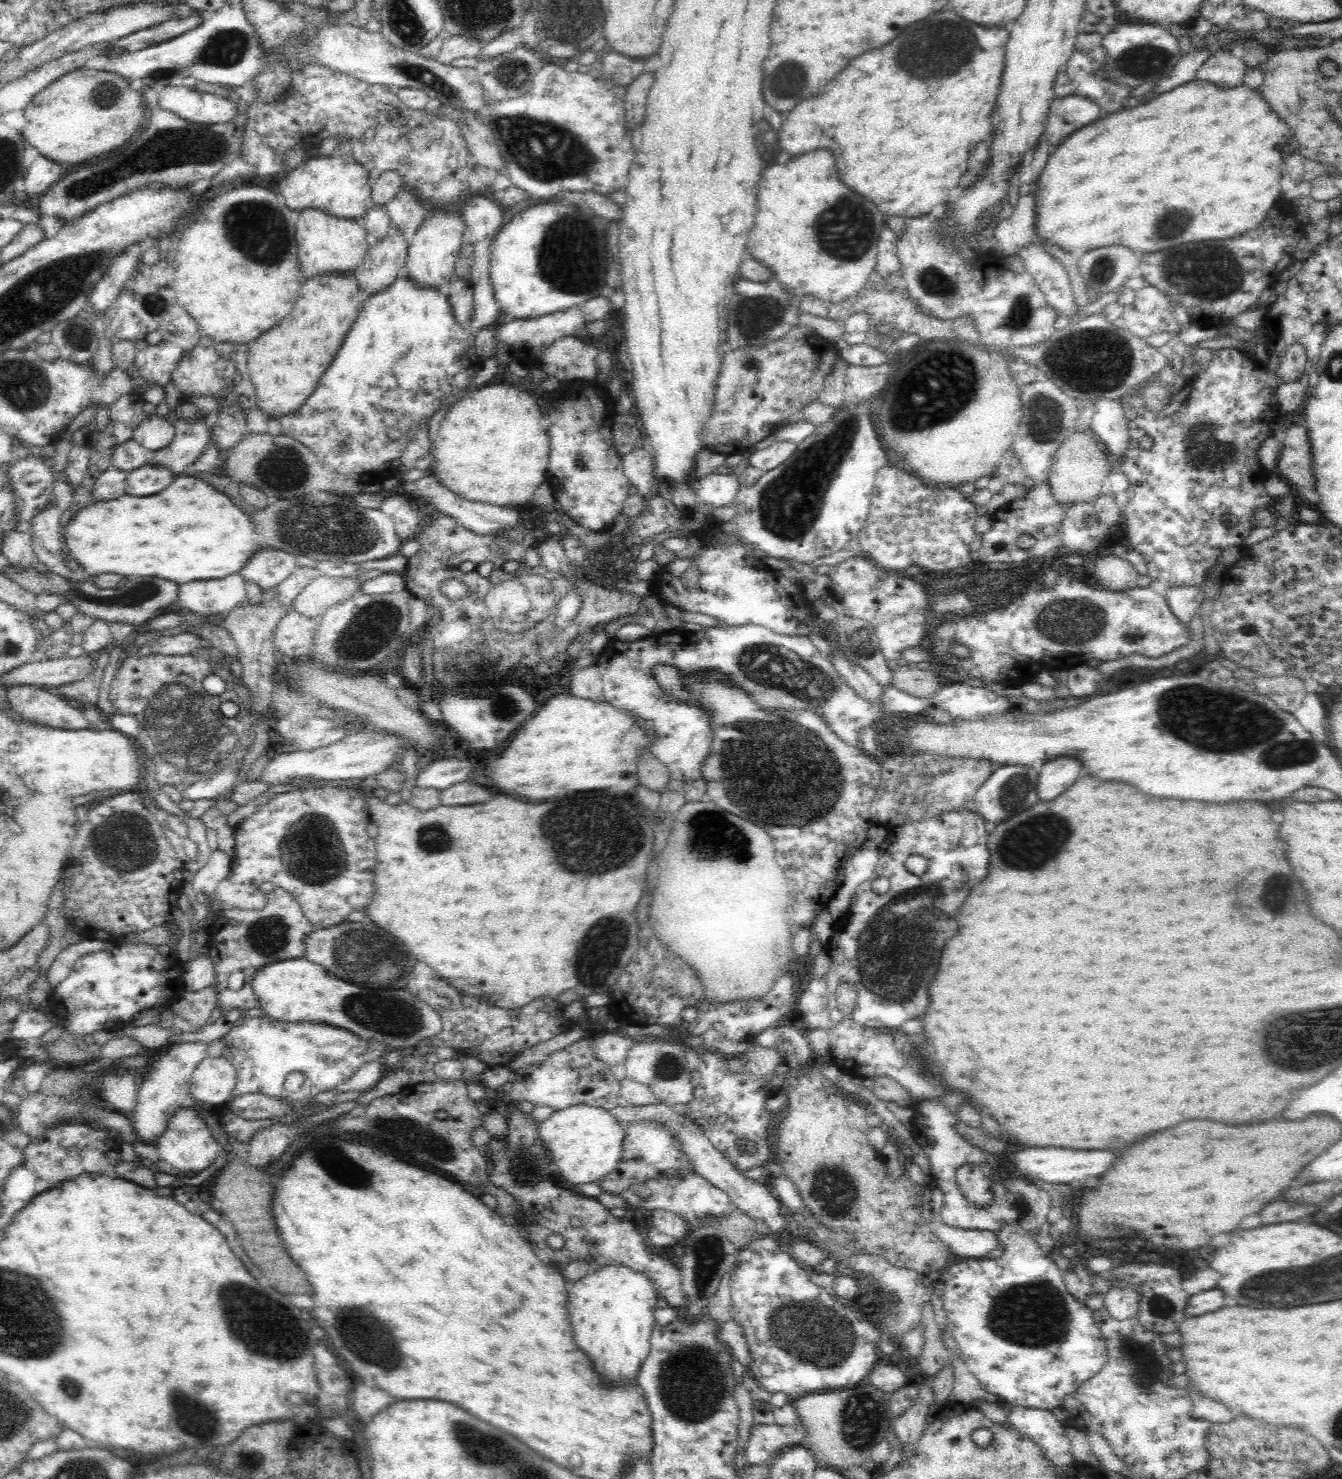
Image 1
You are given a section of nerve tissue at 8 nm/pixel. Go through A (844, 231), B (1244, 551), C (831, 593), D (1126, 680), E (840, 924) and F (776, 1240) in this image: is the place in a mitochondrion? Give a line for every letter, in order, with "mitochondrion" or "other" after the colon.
A: mitochondrion
B: other
C: other
D: other
E: other
F: other

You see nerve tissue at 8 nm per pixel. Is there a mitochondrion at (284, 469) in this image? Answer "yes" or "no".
yes

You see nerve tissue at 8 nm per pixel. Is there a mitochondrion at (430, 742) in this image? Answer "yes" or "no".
no

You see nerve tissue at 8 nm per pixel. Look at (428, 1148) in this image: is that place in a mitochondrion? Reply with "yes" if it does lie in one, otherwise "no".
yes

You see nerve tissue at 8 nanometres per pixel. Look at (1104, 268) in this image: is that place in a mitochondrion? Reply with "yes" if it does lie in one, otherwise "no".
yes

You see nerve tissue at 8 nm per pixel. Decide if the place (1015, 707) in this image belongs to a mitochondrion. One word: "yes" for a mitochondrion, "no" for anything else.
no

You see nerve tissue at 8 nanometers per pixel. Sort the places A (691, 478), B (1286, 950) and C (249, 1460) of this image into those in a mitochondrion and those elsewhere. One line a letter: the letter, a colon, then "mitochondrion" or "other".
A: other
B: other
C: mitochondrion

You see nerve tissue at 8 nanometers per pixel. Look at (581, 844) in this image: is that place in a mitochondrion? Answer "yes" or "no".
yes

